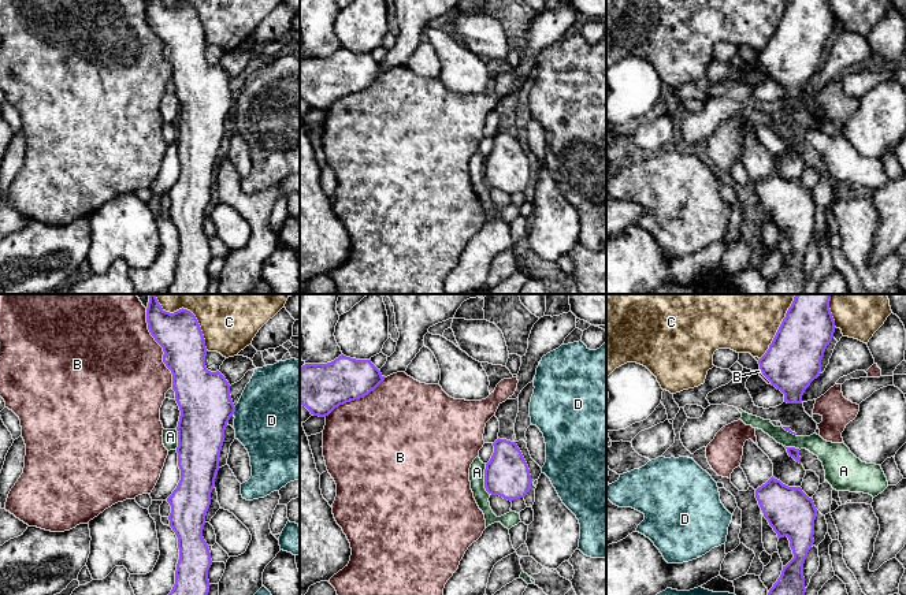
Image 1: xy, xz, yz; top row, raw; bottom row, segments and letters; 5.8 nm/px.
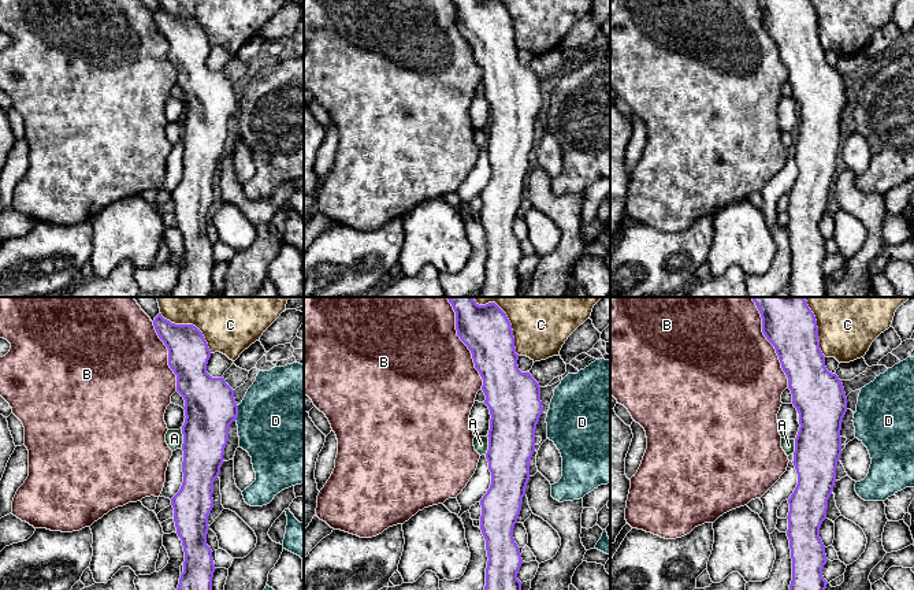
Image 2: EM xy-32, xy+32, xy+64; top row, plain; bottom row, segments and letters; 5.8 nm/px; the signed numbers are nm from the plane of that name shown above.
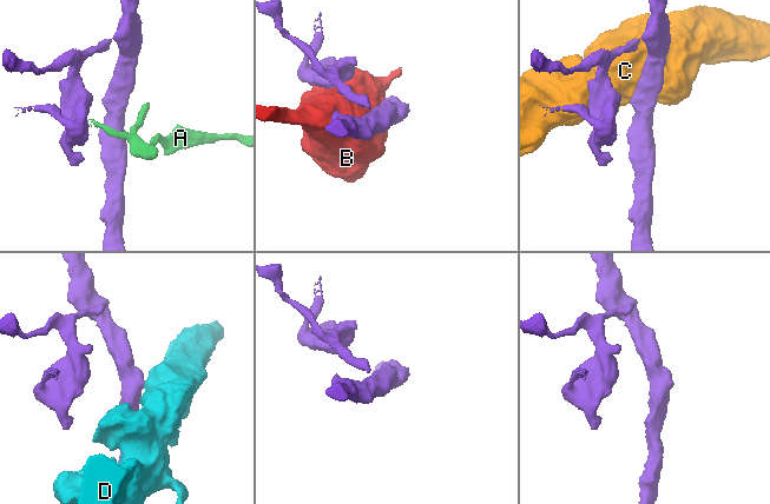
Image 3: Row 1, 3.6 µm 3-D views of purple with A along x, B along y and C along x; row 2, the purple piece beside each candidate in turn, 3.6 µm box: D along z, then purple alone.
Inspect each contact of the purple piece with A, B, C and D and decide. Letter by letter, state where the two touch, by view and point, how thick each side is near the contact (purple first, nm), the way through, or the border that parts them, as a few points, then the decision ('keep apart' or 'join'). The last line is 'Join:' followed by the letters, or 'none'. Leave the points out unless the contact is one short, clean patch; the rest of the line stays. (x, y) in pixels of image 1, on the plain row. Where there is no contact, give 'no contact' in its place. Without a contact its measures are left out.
A: contact xz (485, 173); calibres 260 and 100 nm; keep apart
B: contact xy (162, 40); calibres 260 and 460 nm; keep apart
C: contact xy (195, 10); calibres 260 and 280 nm; keep apart
D: contact xy (234, 104); calibres 320 and 480 nm; keep apart
Join: none

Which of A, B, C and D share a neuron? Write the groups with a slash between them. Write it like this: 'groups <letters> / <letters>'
groups A / B / C / D

